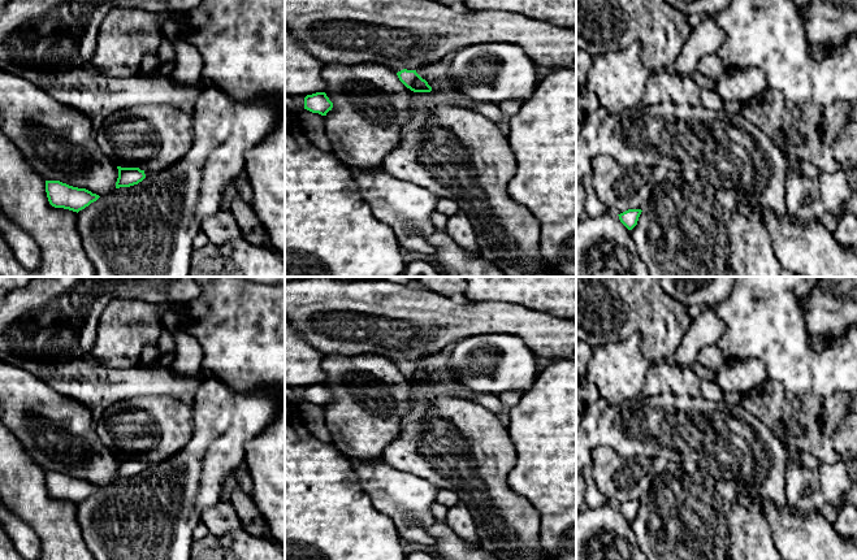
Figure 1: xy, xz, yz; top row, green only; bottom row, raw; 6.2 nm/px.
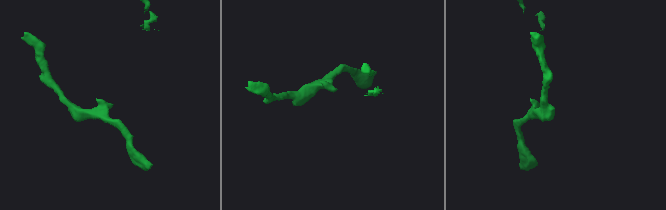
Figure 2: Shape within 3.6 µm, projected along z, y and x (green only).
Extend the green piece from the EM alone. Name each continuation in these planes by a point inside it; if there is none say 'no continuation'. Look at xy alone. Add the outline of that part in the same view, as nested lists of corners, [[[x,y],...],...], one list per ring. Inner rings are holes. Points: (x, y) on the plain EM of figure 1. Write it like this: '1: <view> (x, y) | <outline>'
no continuation

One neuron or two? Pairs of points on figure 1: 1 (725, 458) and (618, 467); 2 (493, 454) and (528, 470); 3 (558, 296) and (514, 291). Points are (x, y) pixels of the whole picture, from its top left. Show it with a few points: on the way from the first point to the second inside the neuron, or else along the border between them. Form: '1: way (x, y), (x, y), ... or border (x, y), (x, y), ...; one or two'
1: border (620, 454), (623, 456), (640, 456), (650, 460); two
2: border (507, 434), (515, 451), (507, 485), (520, 494); two
3: way (548, 291), (524, 291); one

